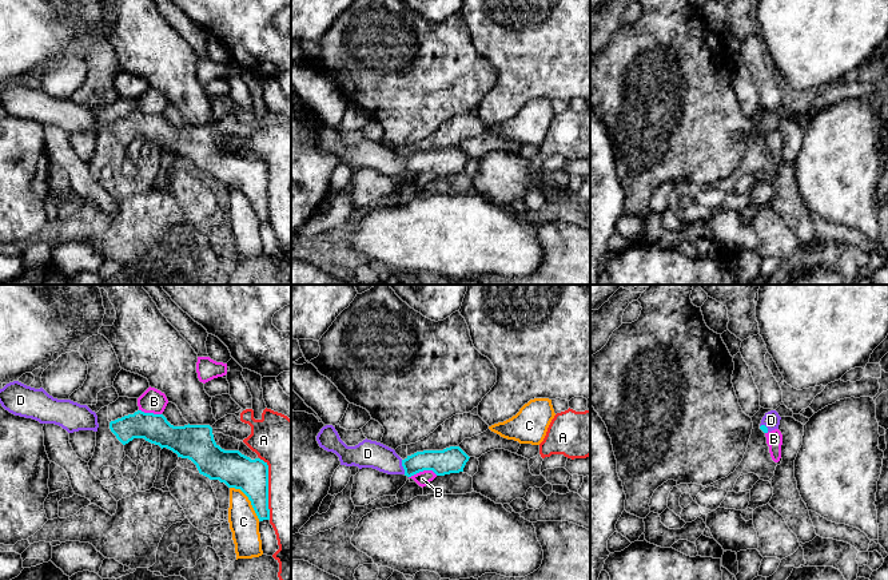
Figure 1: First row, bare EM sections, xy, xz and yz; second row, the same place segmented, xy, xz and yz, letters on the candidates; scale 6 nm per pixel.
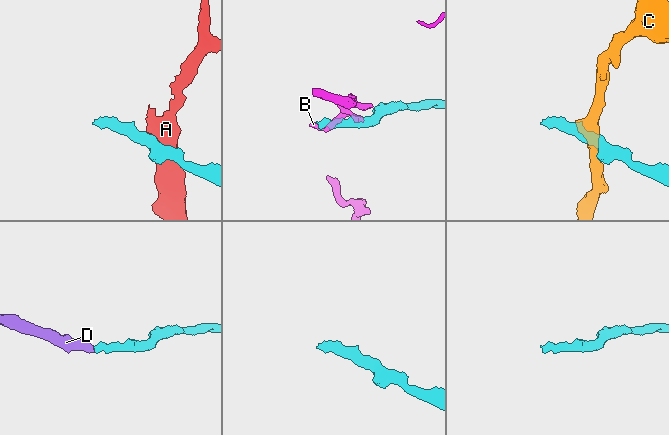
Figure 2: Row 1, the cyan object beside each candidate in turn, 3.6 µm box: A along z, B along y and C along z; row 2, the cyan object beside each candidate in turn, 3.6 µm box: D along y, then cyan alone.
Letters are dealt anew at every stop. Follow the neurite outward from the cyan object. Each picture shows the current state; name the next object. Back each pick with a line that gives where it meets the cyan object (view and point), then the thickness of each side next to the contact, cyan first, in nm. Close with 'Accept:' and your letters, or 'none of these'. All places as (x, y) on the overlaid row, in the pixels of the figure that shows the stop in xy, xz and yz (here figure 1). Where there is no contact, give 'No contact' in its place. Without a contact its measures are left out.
D: Touches cyan at xz (402, 465). Thickness 150 nm (cyan) against 160 nm
Accept: D

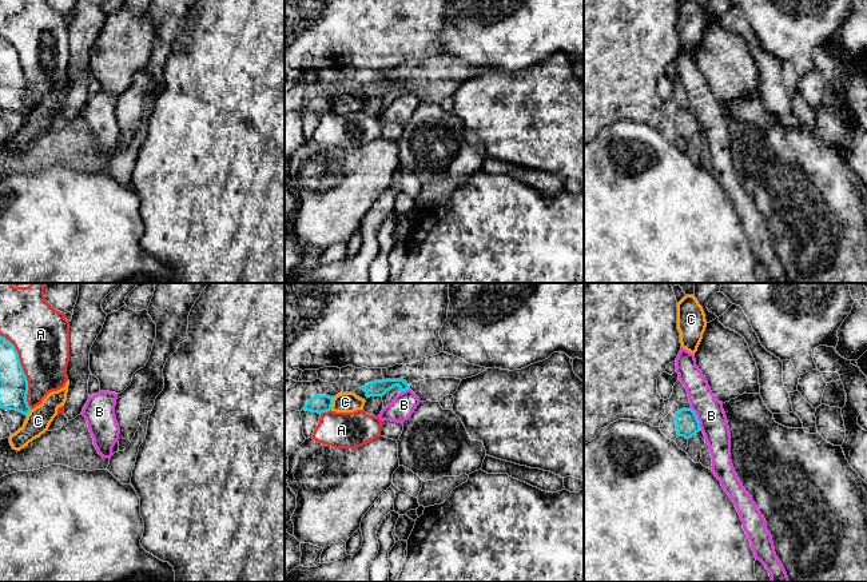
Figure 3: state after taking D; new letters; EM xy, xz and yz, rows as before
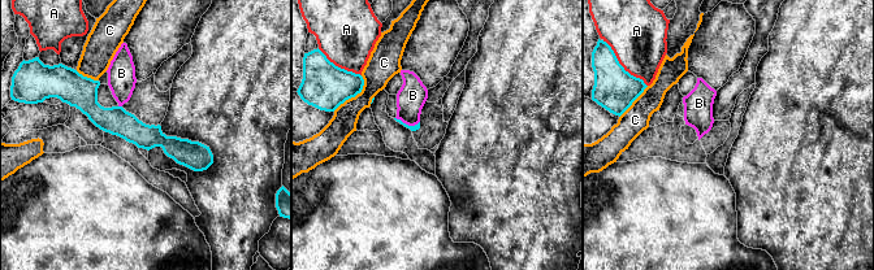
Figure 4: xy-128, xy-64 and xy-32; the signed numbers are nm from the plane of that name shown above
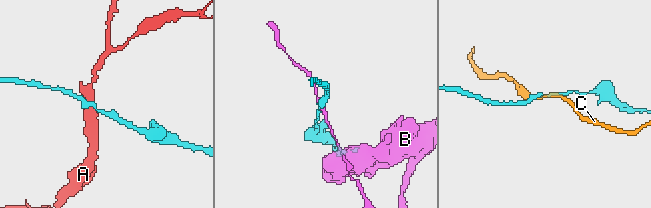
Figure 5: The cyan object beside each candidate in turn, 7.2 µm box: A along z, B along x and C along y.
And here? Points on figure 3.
Accept: none of these

